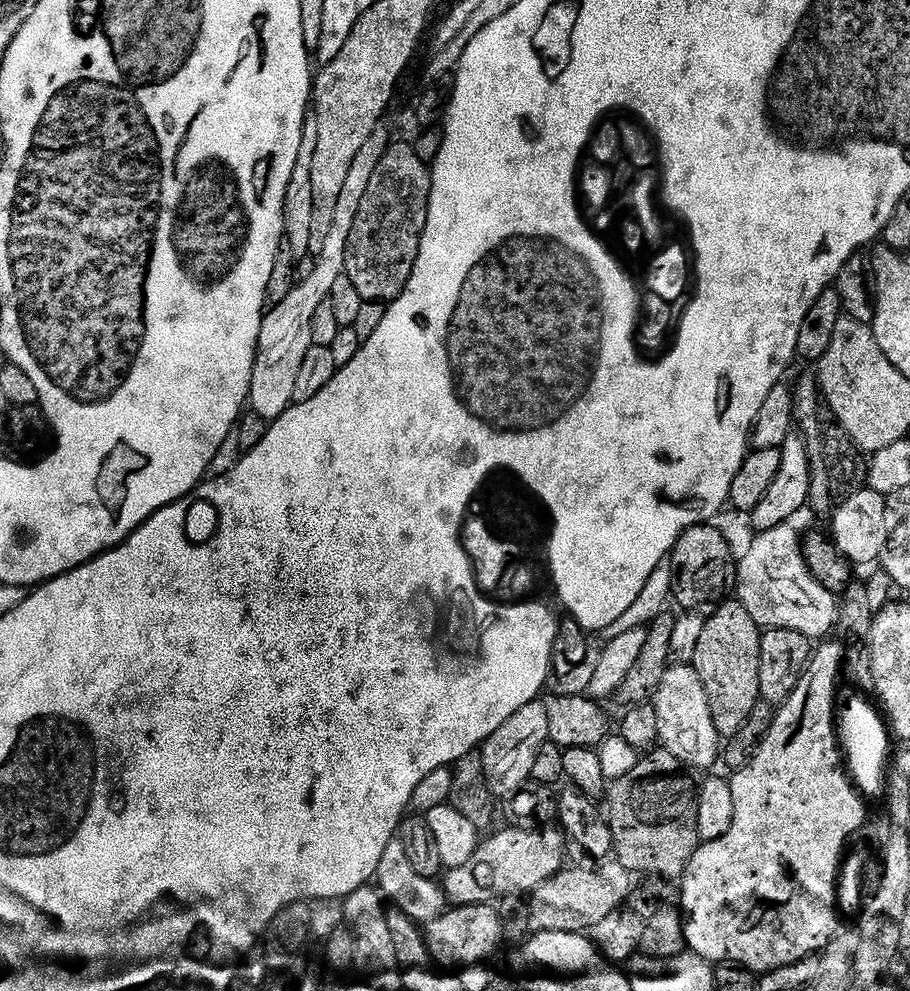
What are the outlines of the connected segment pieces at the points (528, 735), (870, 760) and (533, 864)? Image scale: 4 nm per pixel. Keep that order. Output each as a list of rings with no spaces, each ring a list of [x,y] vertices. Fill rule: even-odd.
[[[539,699],[532,700],[518,709],[513,716],[506,718],[506,722],[502,722],[502,726],[498,726],[498,730],[494,730],[494,734],[490,734],[490,738],[482,745],[486,782],[493,796],[497,798],[513,796],[529,783],[534,770],[534,757],[546,743],[549,743],[546,706]]]
[[[844,687],[837,693],[836,716],[838,719],[838,734],[846,759],[846,768],[853,785],[865,798],[880,799],[886,792],[886,762],[892,754],[890,732],[881,713],[864,700],[853,687]]]
[[[511,826],[501,832],[493,831],[493,836],[485,835],[480,845],[470,854],[467,862],[462,866],[454,866],[447,869],[442,876],[444,899],[452,906],[470,906],[471,904],[492,904],[498,902],[503,896],[517,896],[519,894],[531,894],[535,892],[542,882],[546,882],[551,876],[557,876],[565,867],[564,855],[570,849],[569,841],[563,831],[556,826]]]

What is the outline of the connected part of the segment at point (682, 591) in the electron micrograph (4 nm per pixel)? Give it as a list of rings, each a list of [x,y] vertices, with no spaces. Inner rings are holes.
[[[706,523],[697,524],[690,530],[684,531],[670,553],[670,562],[675,570],[672,580],[673,601],[678,602],[679,609],[700,613],[706,618],[716,612],[716,609],[727,599],[735,581],[736,558],[723,532],[717,525]]]

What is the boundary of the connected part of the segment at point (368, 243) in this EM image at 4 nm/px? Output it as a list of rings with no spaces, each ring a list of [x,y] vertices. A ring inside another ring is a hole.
[[[389,143],[370,186],[362,197],[350,242],[346,242],[344,275],[354,282],[365,300],[391,302],[399,298],[406,282],[412,280],[414,262],[428,221],[428,203],[432,193],[432,169],[418,158],[411,143]]]

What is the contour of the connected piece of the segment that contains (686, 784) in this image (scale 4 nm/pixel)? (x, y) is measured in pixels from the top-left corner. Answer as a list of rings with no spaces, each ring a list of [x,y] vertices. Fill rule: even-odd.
[[[652,750],[641,755],[637,765],[628,774],[611,781],[606,792],[606,819],[612,831],[615,859],[626,871],[633,874],[645,872],[648,878],[672,882],[679,881],[683,876],[690,858],[694,858],[696,849],[702,843],[698,834],[698,780],[691,775],[695,776],[687,764],[674,758],[674,754]]]

